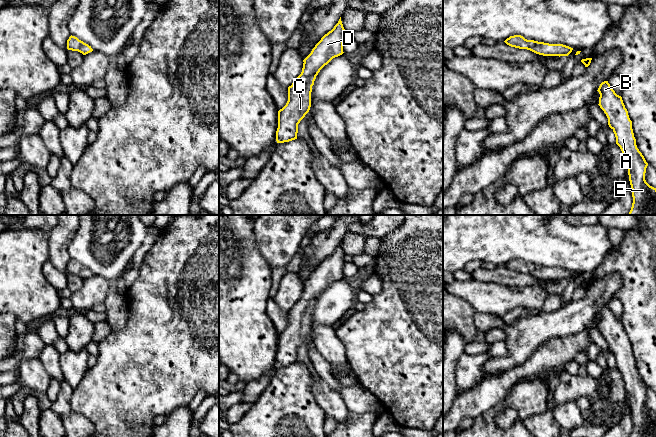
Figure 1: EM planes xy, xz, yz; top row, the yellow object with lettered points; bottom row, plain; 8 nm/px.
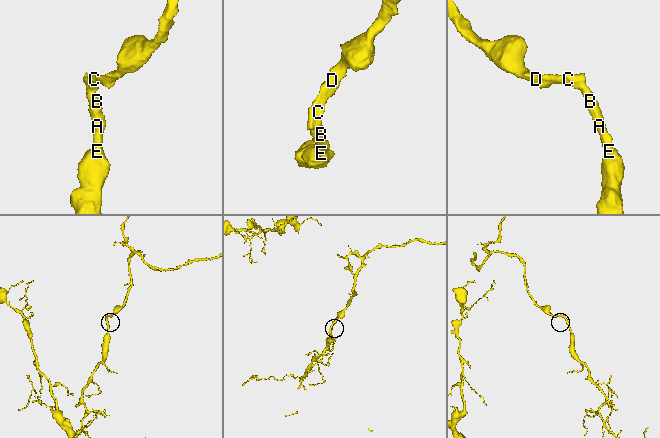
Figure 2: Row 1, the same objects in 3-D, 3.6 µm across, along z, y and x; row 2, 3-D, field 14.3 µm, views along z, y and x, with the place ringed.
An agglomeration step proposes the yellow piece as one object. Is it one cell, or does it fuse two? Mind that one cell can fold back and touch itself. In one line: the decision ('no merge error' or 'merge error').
no merge error

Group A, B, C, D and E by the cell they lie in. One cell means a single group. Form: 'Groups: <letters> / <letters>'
Groups: A B C D E

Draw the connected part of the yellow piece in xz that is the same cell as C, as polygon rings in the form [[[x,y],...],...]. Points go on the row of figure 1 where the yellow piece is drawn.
[[[340,17],[334,28],[321,38],[303,60],[301,74],[288,87],[288,101],[278,111],[277,143],[297,139],[298,124],[311,107],[311,92],[316,76],[333,58],[344,53],[345,31]]]

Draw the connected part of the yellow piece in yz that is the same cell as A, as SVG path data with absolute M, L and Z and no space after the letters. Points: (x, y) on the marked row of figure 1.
M608 81L600 84L599 106L608 118L608 125L616 137L628 169L633 203L628 215L656 215L656 188L645 180L648 163L636 145L632 121L622 97L617 95Z

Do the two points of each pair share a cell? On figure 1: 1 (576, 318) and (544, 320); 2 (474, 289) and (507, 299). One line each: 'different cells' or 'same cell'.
1: same cell
2: same cell

